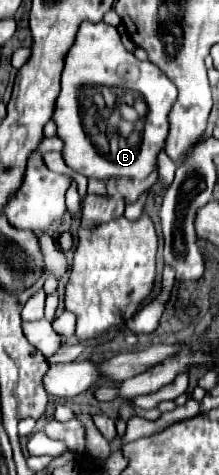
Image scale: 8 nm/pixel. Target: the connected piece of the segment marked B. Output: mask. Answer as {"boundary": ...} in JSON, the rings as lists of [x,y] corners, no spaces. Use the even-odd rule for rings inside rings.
{"boundary":[[[83,22],[77,32],[75,44],[71,46],[65,58],[61,96],[57,98],[55,112],[53,112],[53,120],[57,124],[57,136],[65,142],[61,152],[65,164],[83,176],[97,178],[101,182],[105,182],[107,178],[141,180],[149,176],[157,168],[157,154],[165,146],[165,138],[169,134],[169,112],[175,100],[177,100],[175,84],[153,62],[149,60],[141,62],[131,52],[127,52],[117,28],[105,22],[97,22],[97,24]],[[99,86],[107,86],[107,100],[103,98],[103,94],[97,94],[95,98],[91,98],[91,112],[83,112],[83,104],[79,102],[81,90],[99,88]],[[113,88],[137,92],[139,98],[135,94],[127,96],[127,104],[123,104],[117,100],[117,94],[113,94]],[[111,106],[117,106],[115,110],[123,112],[125,122],[139,124],[139,128],[137,130],[133,128],[133,132],[123,134],[117,128],[117,122],[103,120],[101,116],[105,114],[109,118]],[[139,112],[145,112],[145,114],[141,116]],[[87,114],[93,114],[93,116],[101,114],[101,116],[93,118]]]}

